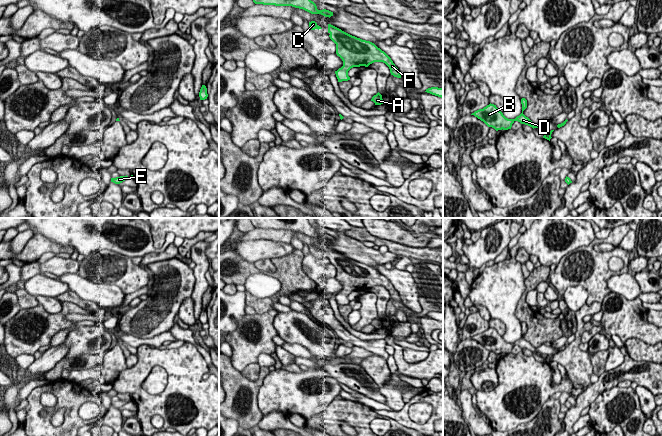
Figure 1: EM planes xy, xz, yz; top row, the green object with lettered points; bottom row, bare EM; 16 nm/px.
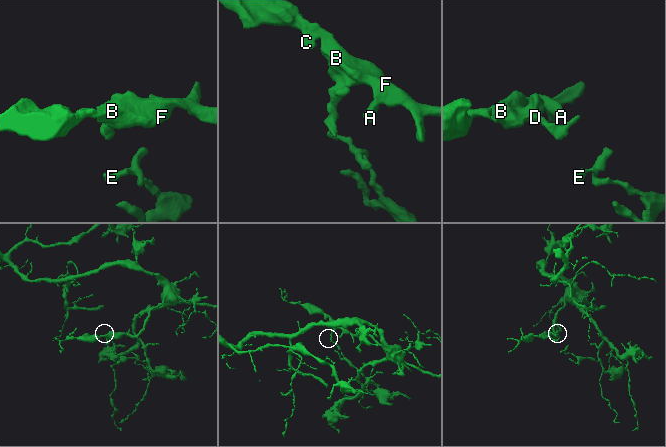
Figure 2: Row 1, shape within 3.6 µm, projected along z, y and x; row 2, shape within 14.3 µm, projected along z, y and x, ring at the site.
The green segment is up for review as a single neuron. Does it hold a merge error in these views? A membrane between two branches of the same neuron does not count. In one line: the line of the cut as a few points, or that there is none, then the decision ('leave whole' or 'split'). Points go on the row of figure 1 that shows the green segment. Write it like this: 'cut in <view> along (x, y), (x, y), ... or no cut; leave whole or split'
no cut; leave whole

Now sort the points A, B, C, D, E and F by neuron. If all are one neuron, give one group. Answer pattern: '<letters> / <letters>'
A B C D E F

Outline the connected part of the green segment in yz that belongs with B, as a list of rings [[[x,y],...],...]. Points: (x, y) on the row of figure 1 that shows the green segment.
[[[525,98],[521,99],[521,104],[522,104],[522,113],[517,116],[515,119],[508,119],[506,118],[501,111],[498,110],[496,105],[494,104],[489,104],[483,109],[479,109],[472,113],[471,115],[474,115],[481,121],[483,121],[488,127],[494,128],[496,131],[498,130],[508,130],[511,129],[512,124],[515,121],[520,122],[521,124],[528,125],[530,127],[537,128],[539,132],[541,132],[544,136],[543,138],[547,139],[550,141],[551,134],[554,130],[551,131],[546,131],[540,129],[537,124],[533,123],[528,117],[526,117],[523,114],[523,111],[527,108],[527,100]]]

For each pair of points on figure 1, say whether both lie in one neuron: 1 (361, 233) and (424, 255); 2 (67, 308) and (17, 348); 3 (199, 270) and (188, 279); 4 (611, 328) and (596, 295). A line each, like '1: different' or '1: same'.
1: same
2: same
3: different
4: different

